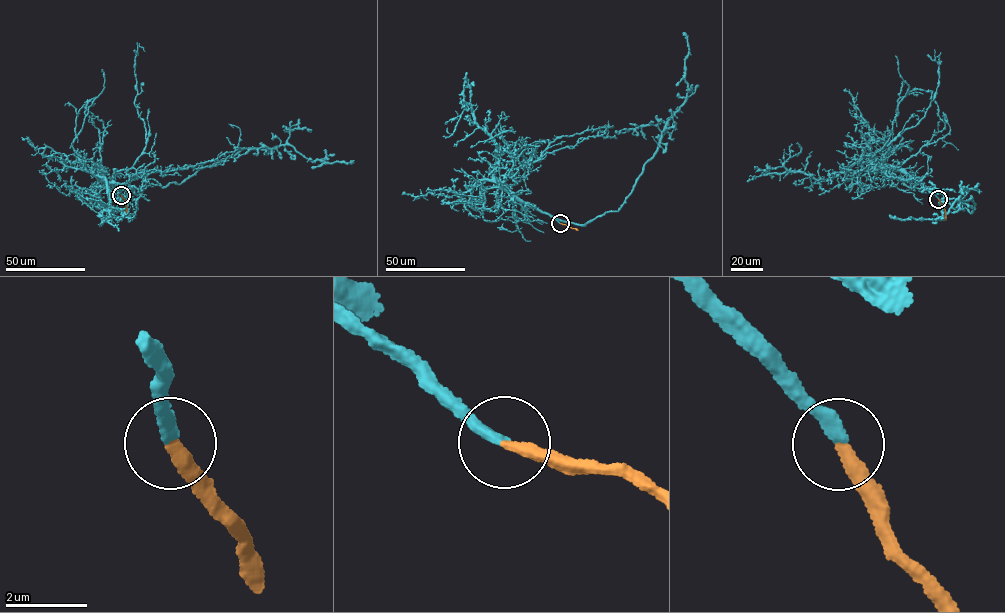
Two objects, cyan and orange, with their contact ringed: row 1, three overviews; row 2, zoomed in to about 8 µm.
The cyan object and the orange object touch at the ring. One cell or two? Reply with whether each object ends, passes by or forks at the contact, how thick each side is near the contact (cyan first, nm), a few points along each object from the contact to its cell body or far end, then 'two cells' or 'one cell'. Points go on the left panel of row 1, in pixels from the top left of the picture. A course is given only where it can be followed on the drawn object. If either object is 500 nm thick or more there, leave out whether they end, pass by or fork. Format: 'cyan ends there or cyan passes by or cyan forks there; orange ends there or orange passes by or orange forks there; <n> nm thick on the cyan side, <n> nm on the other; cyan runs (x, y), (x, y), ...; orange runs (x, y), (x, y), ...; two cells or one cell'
cyan ends there; orange ends there; 340 nm thick on the cyan side, 340 nm on the other; cyan runs (120, 195), (122, 186), (138, 195), (150, 185), (182, 183), (244, 149), (287, 144), (310, 160), (351, 161); orange runs (121, 195), (126, 212); one cell

